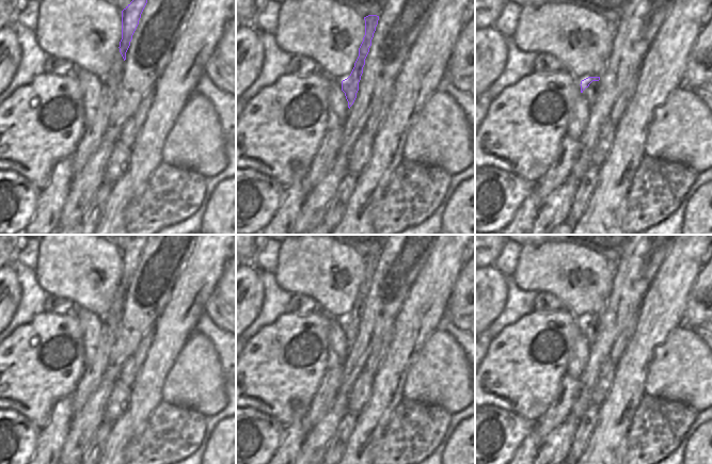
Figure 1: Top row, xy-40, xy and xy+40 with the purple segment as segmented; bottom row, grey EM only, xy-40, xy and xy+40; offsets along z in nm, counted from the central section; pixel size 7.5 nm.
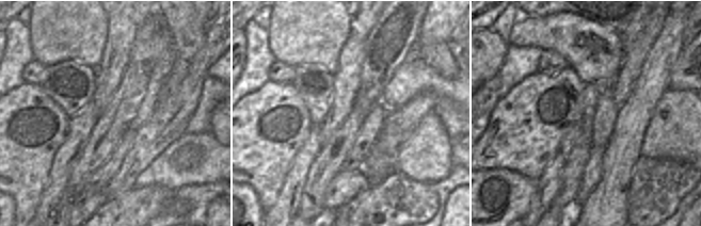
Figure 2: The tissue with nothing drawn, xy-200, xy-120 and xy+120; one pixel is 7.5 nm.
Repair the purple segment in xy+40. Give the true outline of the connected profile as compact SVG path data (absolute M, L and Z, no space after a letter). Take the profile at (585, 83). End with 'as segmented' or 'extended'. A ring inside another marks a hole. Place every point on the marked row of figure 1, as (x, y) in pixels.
M588 77L581 81L581 93L587 99L587 103L590 107L596 99L596 89L600 77Z; extended

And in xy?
M368 15L364 17L364 20L365 20L365 35L359 48L359 57L354 63L354 67L350 76L347 79L342 81L342 91L345 93L349 109L353 105L357 98L357 93L359 91L359 82L363 74L365 59L371 46L371 39L374 37L374 33L378 25L379 16Z; as segmented

